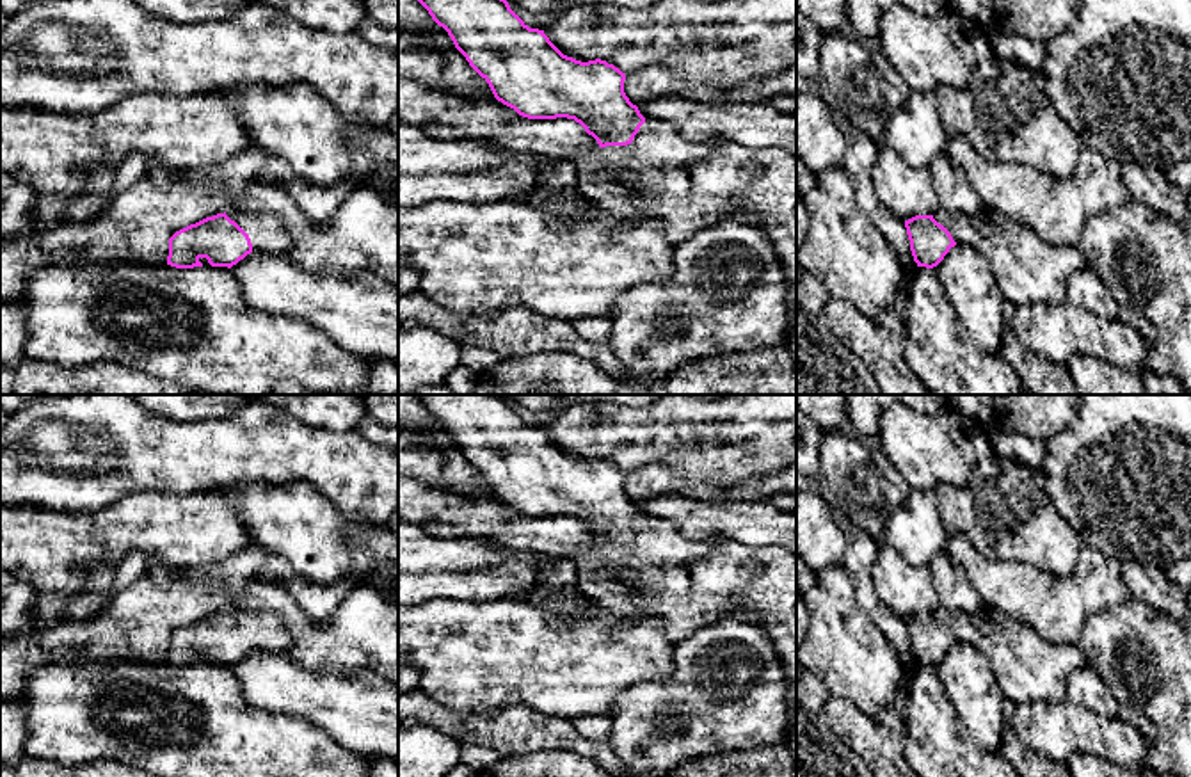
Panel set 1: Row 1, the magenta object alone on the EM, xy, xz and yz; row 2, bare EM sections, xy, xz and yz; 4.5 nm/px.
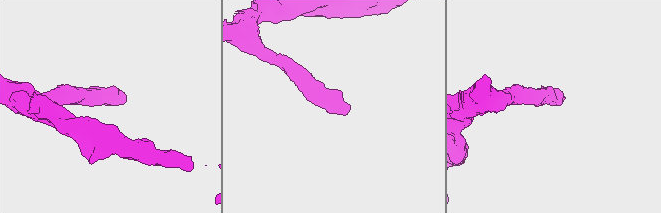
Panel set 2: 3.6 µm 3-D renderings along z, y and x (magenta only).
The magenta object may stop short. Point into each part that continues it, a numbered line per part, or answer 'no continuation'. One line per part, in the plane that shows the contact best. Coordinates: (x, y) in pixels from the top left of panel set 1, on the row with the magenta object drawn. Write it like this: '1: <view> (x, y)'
1: xz (688, 187)

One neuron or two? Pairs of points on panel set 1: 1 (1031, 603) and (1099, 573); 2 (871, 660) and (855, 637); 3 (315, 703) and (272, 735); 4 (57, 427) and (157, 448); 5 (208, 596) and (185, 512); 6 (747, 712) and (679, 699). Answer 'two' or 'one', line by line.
1: one
2: one
3: two
4: one
5: two
6: one

